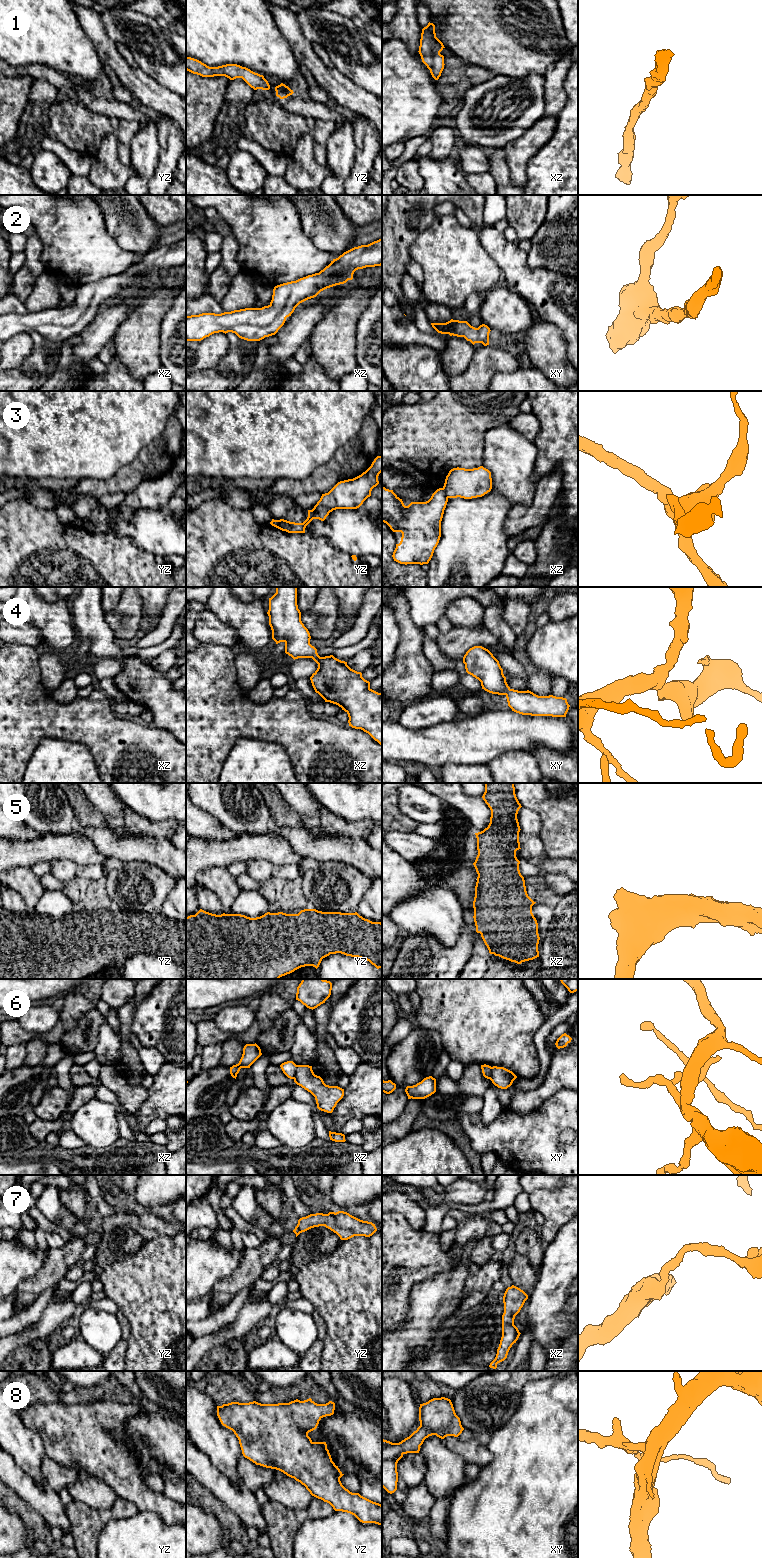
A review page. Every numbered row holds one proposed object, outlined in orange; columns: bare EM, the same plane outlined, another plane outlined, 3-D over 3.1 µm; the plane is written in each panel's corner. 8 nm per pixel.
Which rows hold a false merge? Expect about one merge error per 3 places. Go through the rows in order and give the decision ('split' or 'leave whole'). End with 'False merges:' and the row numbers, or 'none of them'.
1: leave whole
2: leave whole
3: split
4: leave whole
5: leave whole
6: split
7: leave whole
8: leave whole
False merges: 3, 6

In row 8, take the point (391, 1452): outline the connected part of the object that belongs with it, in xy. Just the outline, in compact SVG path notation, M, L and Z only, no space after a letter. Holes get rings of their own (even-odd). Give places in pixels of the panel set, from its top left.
M433 1398L419 1407L420 1426L399 1443L382 1439L382 1487L390 1494L397 1490L397 1463L407 1453L419 1453L420 1446L429 1436L444 1439L458 1437L464 1428L450 1399Z

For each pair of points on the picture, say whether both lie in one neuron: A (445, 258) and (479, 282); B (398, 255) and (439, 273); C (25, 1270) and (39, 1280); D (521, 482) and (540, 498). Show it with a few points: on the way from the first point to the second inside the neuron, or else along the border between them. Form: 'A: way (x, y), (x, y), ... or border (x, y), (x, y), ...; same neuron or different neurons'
A: way (453, 261), (458, 266), (464, 267), (471, 274); same neuron
B: border (417, 237), (410, 246), (410, 257), (412, 260); different neurons
C: border (46, 1256), (15, 1291); different neurons
D: border (536, 483), (534, 496), (528, 505), (513, 504); different neurons

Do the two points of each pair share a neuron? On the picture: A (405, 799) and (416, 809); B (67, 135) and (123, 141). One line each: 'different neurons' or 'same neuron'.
A: same neuron
B: same neuron

